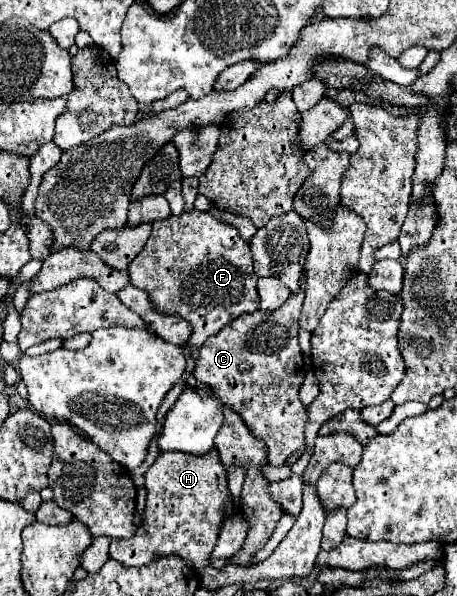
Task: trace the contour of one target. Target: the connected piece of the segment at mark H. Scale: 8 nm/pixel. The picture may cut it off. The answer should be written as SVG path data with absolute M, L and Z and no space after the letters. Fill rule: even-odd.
M212 449L204 457L192 457L188 453L160 453L154 465L146 471L146 509L144 509L144 523L136 529L134 537L130 539L114 539L110 545L110 557L124 563L124 565L146 565L158 557L176 555L184 561L190 569L202 569L210 563L212 549L218 541L218 529L230 513L224 513L224 501L232 501L226 483L226 471L220 465L218 453Z

